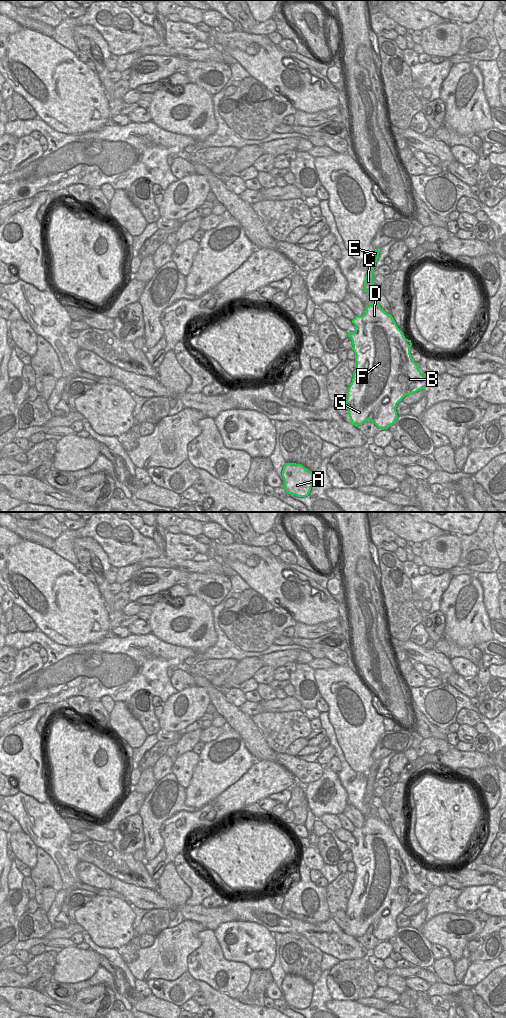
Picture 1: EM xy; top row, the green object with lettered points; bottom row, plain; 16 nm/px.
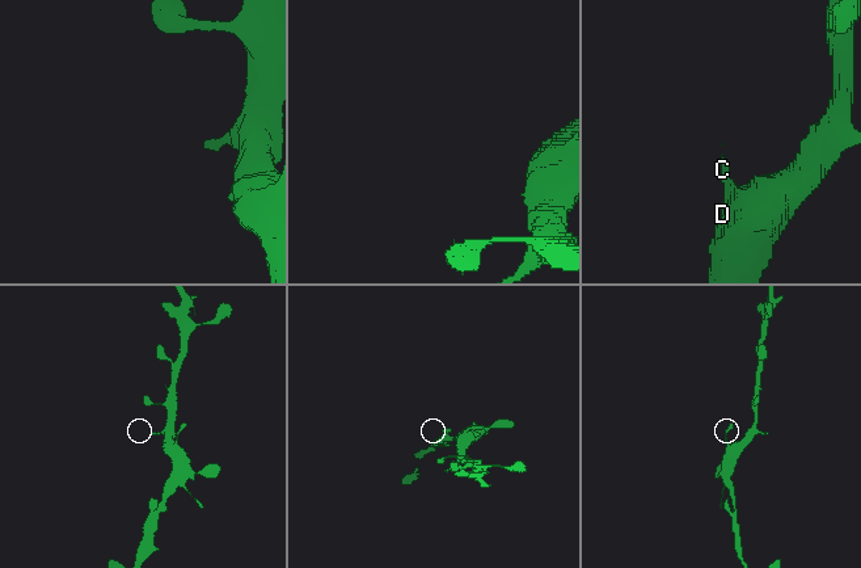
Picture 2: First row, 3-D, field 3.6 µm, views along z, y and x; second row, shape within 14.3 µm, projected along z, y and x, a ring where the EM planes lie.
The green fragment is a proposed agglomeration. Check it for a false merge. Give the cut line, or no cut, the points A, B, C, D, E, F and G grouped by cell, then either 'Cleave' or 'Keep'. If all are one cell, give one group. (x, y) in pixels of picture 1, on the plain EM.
No split. Groups: A B C D E F G. Keep

